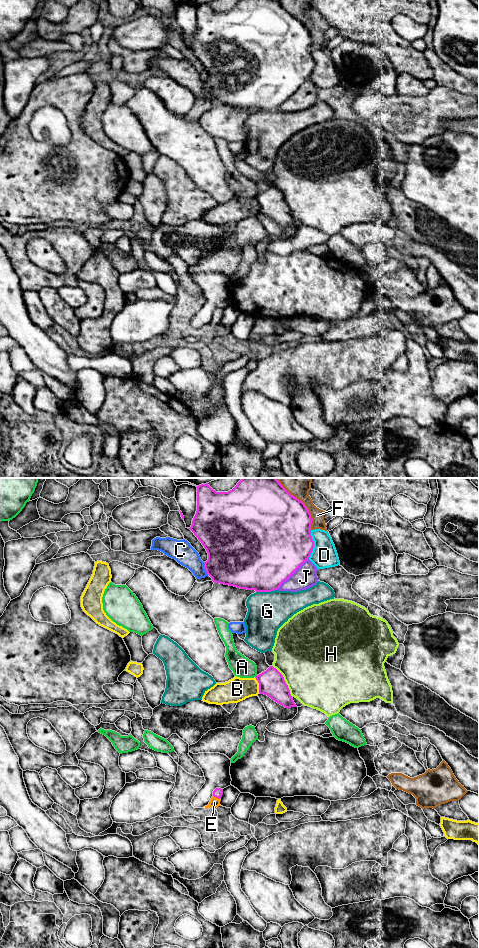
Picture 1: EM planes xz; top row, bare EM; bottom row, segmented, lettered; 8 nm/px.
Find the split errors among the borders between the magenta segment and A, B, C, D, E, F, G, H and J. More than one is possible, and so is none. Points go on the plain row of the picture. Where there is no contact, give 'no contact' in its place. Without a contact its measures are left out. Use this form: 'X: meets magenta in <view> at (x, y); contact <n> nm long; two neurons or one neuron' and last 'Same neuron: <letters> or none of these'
A: meets magenta in xz at (256, 196); contact 30 nm long; two neurons
B: meets magenta in xz at (259, 205); contact 130 nm long; two neurons
C: meets magenta in xz at (204, 87); contact 110 nm long; two neurons
D: meets magenta in xz at (313, 64); contact 240 nm long; two neurons
E: meets magenta in xz at (217, 317); contact 70 nm long; one neuron
F: meets magenta in xz at (303, 23); contact 480 nm long; two neurons
G: meets magenta in xz at (266, 111); contact 170 nm long; two neurons
H: meets magenta in xz at (284, 201); contact 300 nm long; two neurons
J: meets magenta in xz at (292, 93); contact 360 nm long; two neurons
Same neuron: E

